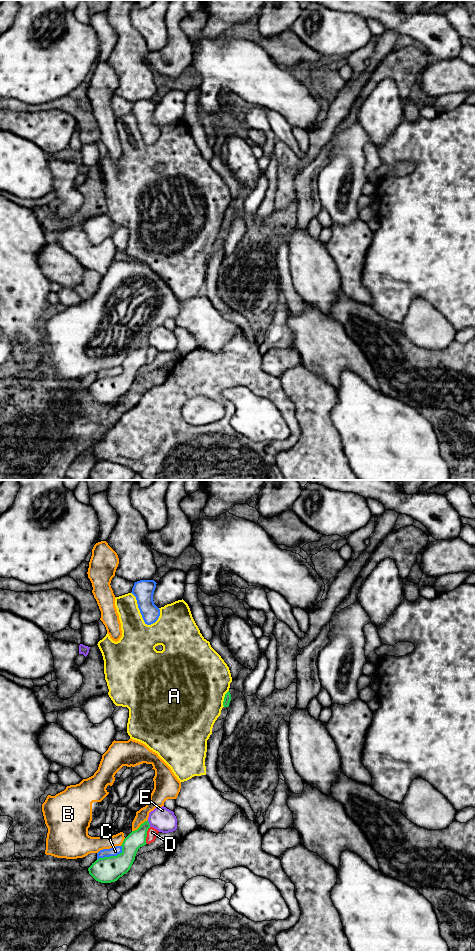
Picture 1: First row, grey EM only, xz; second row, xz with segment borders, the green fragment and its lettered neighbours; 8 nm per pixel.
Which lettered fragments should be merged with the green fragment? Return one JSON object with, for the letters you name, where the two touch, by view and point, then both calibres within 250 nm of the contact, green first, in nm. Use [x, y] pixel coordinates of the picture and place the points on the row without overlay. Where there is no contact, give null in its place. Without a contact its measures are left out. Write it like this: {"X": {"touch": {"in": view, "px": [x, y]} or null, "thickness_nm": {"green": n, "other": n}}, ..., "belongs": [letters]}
{"belongs": []}

